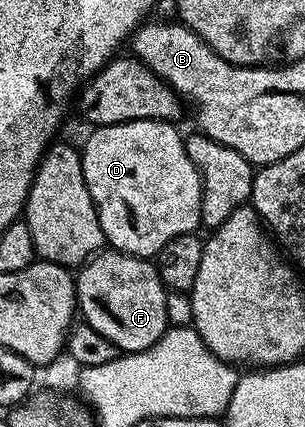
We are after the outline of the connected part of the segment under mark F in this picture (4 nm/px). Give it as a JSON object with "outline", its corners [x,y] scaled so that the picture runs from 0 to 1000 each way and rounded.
{"outline":[[[338,583],[269,618],[249,644],[256,674],[256,717],[266,745],[315,778],[387,813],[390,824],[423,827],[469,822],[551,773],[544,749],[544,693],[551,677],[531,665],[515,623],[492,607],[452,607],[439,597],[413,597],[403,588]]]}

